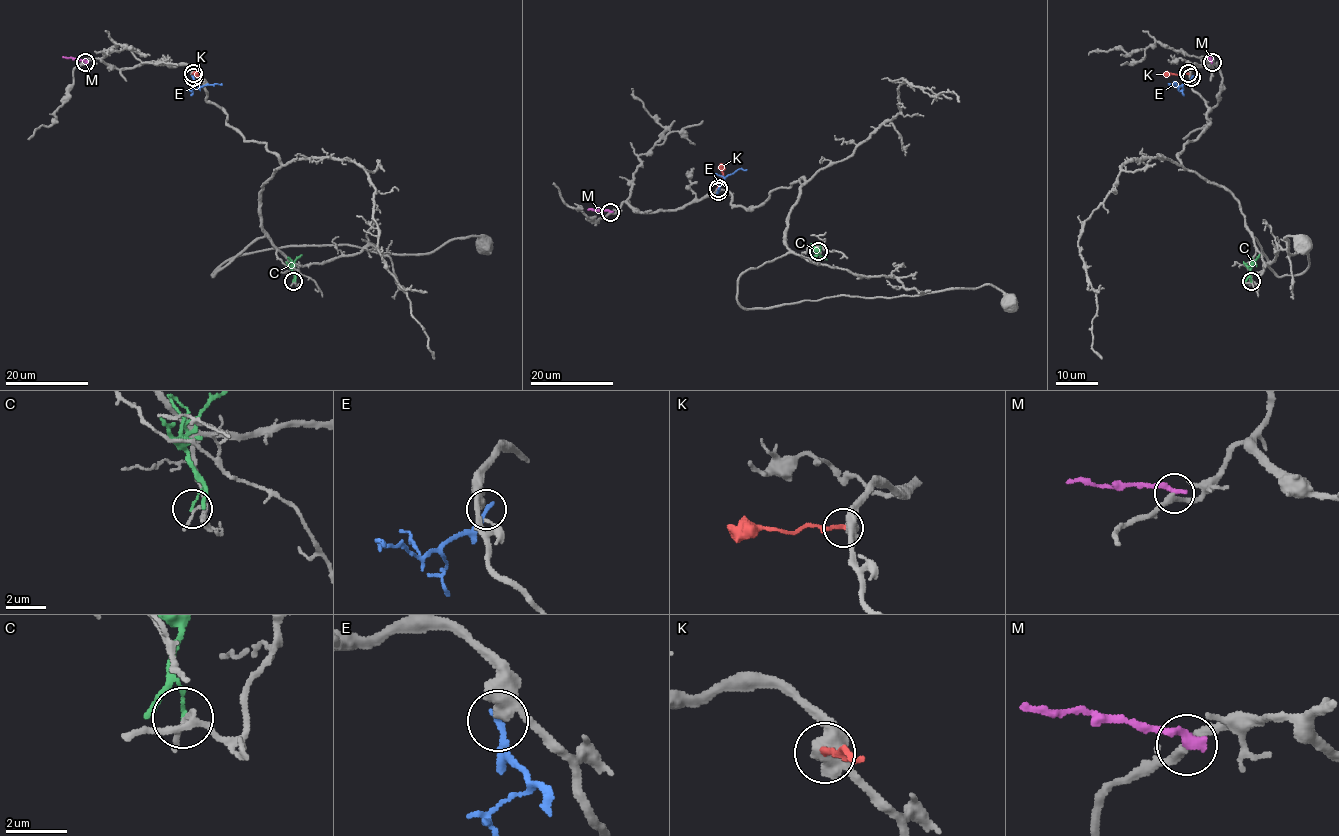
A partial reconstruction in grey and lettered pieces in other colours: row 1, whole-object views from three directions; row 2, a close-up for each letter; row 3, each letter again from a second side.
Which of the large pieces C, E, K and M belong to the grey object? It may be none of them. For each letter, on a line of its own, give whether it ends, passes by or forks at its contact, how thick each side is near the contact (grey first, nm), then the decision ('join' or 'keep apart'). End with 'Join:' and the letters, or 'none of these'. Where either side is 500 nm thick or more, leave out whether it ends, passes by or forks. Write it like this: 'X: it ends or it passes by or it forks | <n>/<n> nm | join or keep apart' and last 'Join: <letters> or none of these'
C: it ends | 180/110 nm | keep apart
E: it ends | 400/240 nm | keep apart
K: 550/200 nm | join
M: it ends | 280/360 nm | keep apart
Join: K

